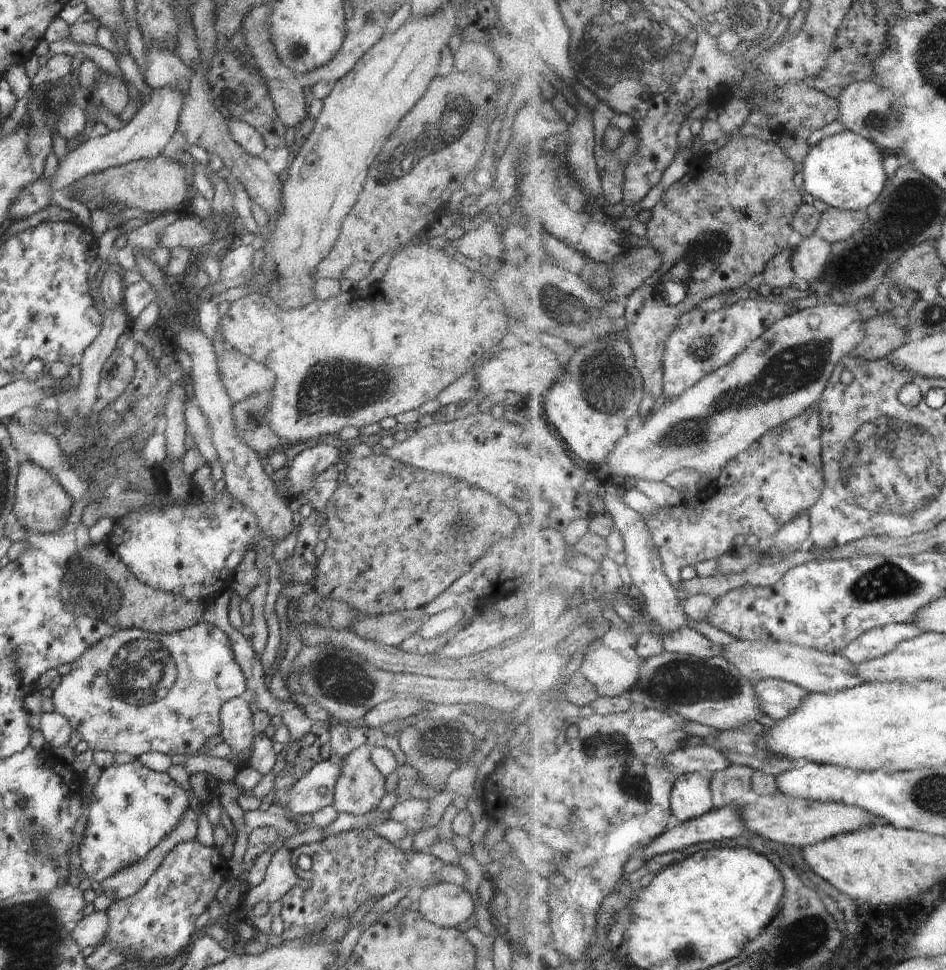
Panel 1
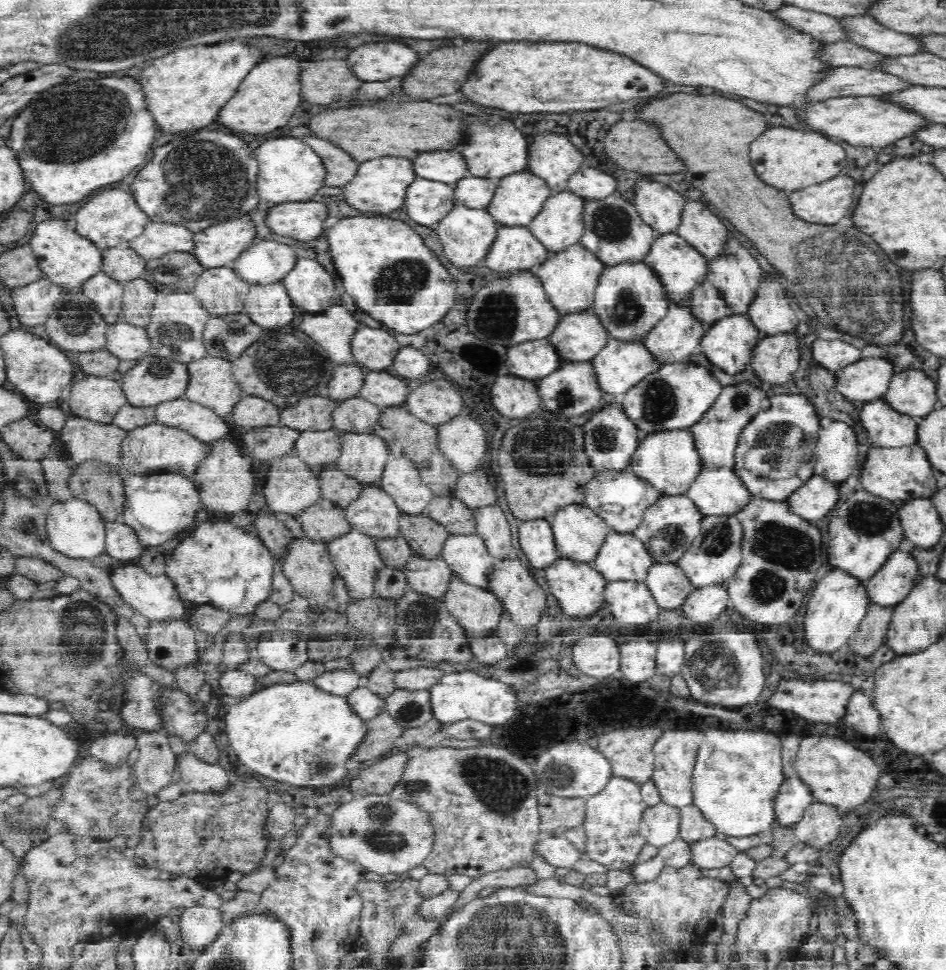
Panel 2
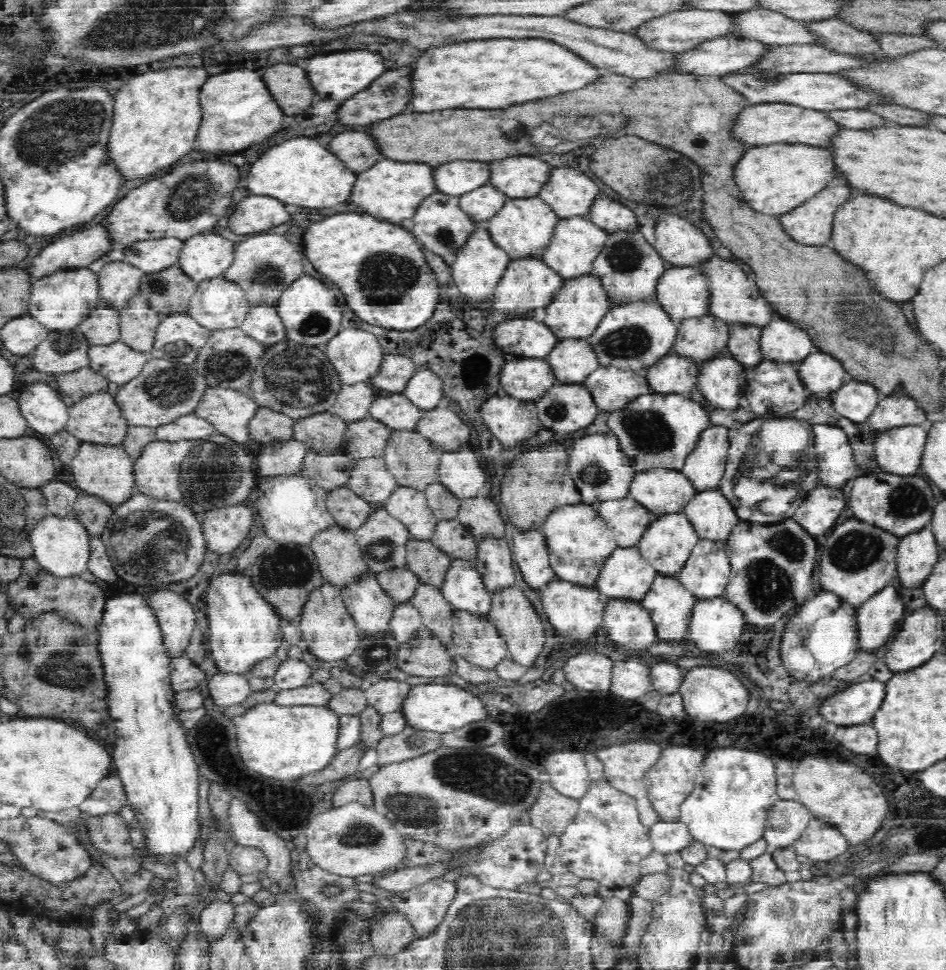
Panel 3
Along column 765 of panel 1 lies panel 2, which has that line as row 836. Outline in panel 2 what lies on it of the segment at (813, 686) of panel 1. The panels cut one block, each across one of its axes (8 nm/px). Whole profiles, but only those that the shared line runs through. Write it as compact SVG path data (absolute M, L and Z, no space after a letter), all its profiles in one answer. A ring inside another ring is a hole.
M664 802L648 806L640 819L639 836L646 845L660 849L679 838L680 822L678 807Z

